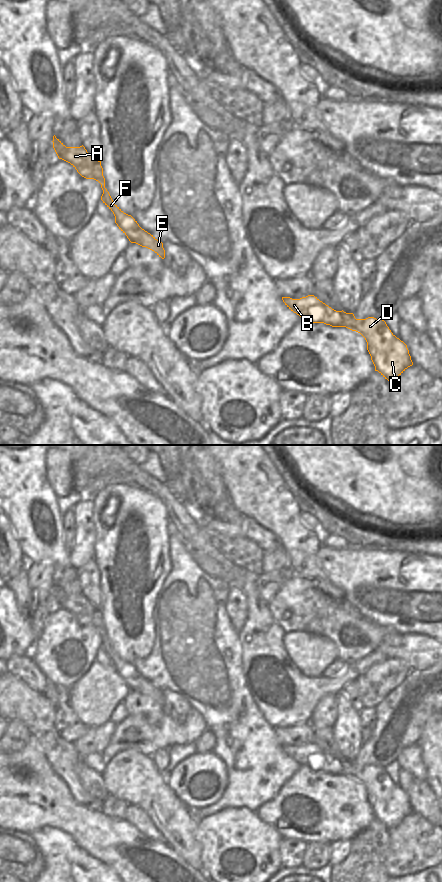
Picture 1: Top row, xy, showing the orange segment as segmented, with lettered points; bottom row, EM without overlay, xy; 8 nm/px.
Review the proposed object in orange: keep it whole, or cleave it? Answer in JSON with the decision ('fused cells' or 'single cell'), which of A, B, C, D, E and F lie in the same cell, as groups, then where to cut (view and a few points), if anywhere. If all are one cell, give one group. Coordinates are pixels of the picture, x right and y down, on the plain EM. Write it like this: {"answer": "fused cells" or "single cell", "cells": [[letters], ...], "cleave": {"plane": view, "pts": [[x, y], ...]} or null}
{"answer": "single cell", "cells": [["A", "B", "C", "D", "E", "F"]], "cleave": null}

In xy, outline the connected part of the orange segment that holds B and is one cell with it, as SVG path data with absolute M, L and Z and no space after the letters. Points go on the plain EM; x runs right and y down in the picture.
M314 743L300 747L282 745L285 753L312 771L332 775L346 775L360 781L367 790L367 798L378 819L388 829L401 823L413 813L407 793L397 786L382 767L356 767L353 761L336 759Z

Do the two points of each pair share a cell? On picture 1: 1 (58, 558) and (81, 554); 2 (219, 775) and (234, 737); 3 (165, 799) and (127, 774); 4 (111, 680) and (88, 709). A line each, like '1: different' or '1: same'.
1: different
2: different
3: same
4: same

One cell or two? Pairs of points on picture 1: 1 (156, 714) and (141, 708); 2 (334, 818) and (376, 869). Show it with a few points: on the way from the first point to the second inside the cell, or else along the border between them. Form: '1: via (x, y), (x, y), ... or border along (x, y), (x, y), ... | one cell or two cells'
1: via (152, 711), (145, 708) | one cell
2: border along (369, 824), (351, 839) | two cells

